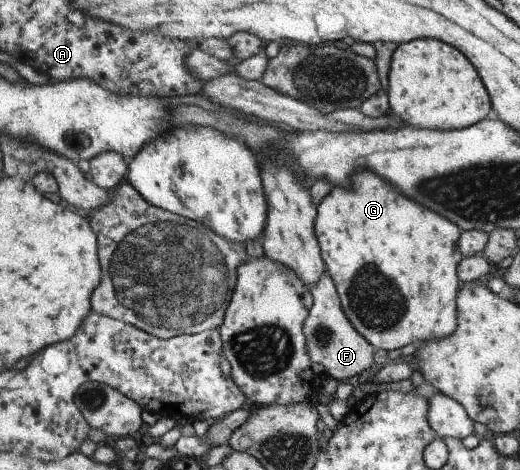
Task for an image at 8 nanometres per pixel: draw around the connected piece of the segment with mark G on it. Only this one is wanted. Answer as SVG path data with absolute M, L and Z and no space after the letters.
M360 169L352 175L350 187L334 187L317 206L315 235L346 319L376 351L401 350L419 341L450 337L456 331L456 295L460 291L456 267L462 257L458 249L460 229L452 221L398 193L376 173Z

